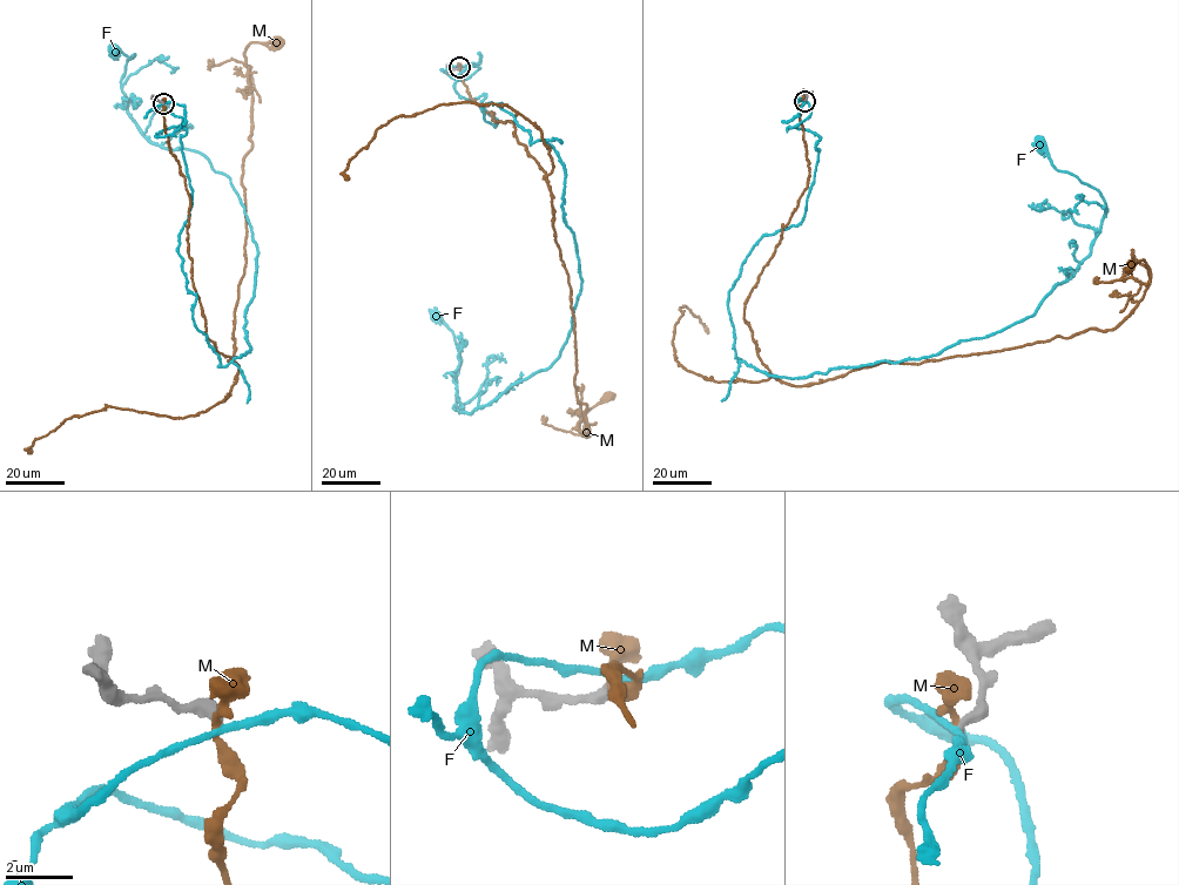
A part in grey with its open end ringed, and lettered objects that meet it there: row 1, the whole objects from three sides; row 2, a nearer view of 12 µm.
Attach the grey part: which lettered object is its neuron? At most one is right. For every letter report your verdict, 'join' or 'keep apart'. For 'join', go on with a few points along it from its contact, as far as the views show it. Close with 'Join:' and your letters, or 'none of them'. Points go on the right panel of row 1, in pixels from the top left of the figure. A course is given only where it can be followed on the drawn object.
F: keep apart
M: keep apart
Join: none of them

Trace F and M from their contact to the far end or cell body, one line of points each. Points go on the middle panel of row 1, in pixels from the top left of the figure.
F: (458, 67), (484, 121), (502, 102), (557, 154), (580, 294), (559, 357), (469, 413), (437, 315)
M: (458, 67), (545, 174), (581, 436), (610, 396)

